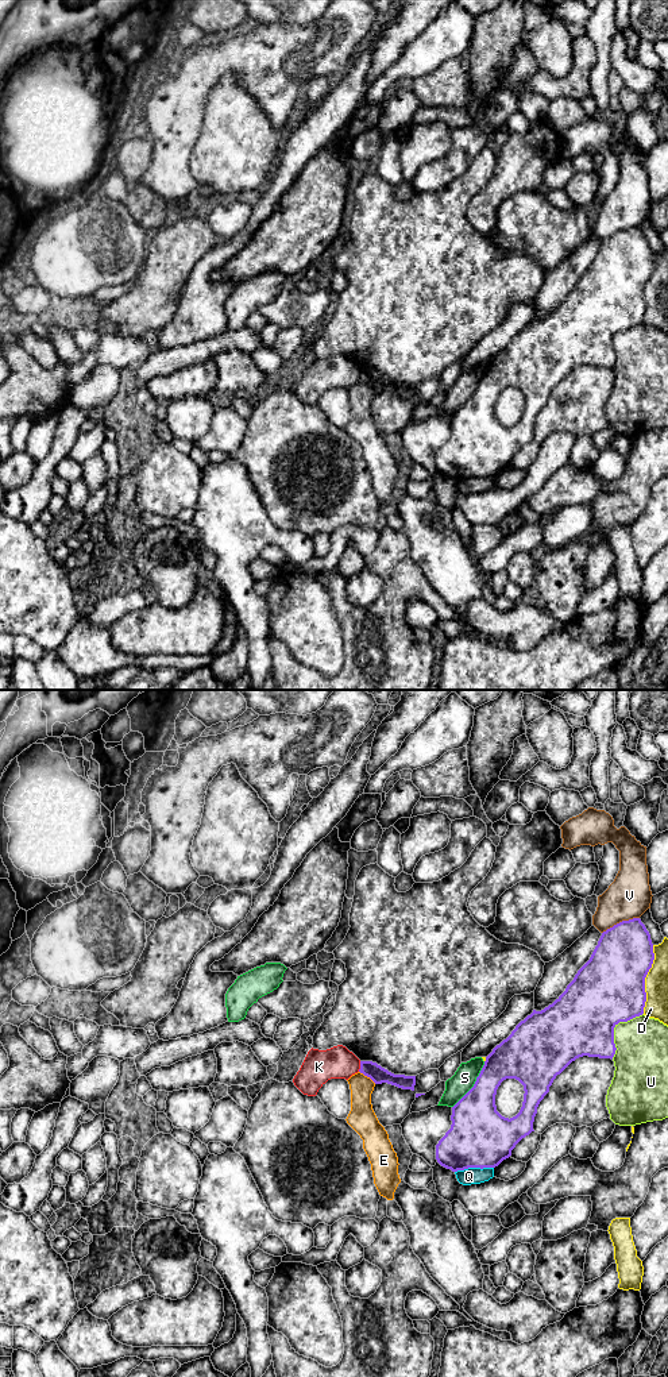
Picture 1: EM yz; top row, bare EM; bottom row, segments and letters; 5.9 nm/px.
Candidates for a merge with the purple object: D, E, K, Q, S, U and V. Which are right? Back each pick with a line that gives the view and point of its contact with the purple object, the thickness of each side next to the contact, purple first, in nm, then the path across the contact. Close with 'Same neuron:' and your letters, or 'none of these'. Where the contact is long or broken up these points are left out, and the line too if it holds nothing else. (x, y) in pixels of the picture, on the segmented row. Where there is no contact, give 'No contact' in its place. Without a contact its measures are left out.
Same neuron: none of these

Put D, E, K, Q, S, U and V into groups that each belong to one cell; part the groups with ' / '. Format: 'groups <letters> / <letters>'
groups D / E / K / Q / S / U / V

